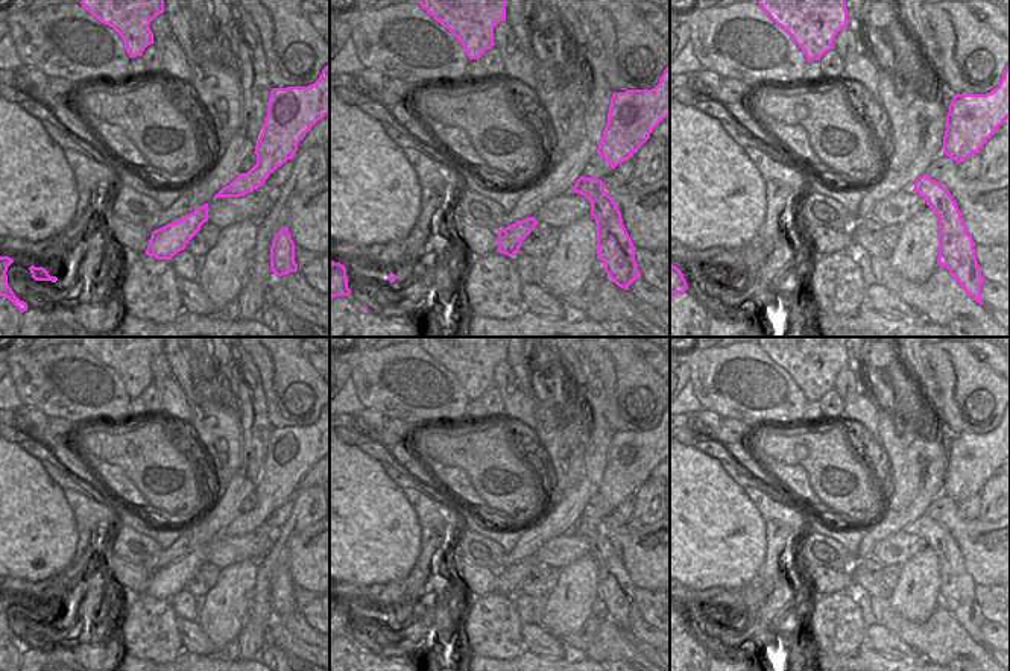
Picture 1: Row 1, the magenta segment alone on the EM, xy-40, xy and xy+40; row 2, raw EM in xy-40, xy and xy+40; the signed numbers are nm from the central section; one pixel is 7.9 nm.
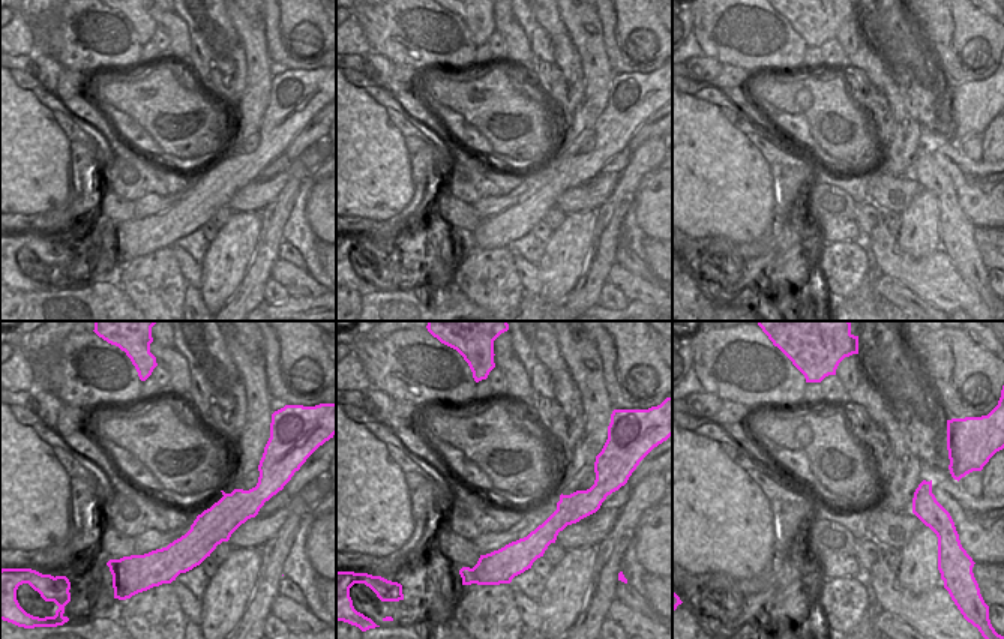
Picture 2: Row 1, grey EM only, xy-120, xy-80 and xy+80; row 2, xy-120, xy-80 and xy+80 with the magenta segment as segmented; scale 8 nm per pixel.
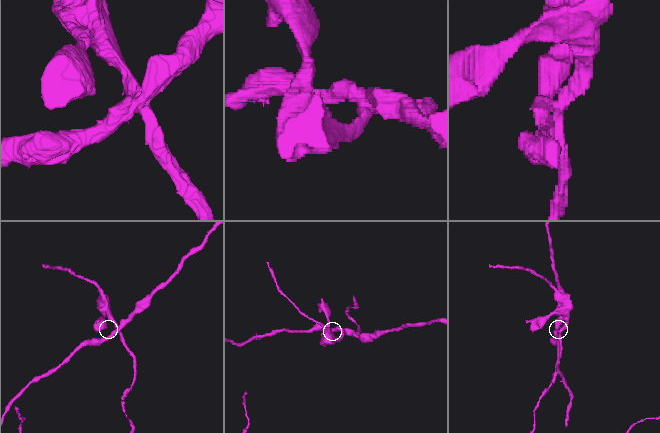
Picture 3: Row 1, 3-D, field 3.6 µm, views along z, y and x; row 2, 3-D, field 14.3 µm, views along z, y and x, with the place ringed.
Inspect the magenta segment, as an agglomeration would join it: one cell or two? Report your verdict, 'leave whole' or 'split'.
split

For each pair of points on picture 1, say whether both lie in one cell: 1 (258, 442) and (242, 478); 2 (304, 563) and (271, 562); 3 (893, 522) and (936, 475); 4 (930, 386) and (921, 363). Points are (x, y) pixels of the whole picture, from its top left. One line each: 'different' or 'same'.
1: same
2: different
3: same
4: same

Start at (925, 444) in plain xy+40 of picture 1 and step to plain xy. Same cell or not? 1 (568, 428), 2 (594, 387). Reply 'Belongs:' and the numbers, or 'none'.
Belongs: 2

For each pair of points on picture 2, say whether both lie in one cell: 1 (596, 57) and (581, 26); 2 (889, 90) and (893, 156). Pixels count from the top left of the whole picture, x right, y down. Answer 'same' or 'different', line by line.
1: same
2: same

